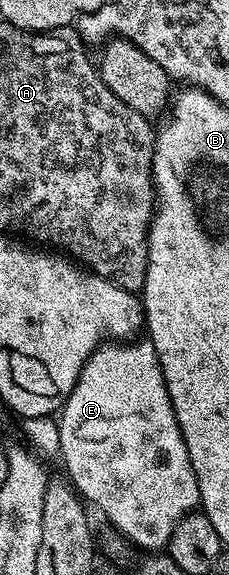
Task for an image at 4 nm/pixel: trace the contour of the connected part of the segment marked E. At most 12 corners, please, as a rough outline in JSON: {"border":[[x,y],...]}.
{"border":[[149,339],[103,343],[62,404],[65,476],[162,551],[200,505]]}

